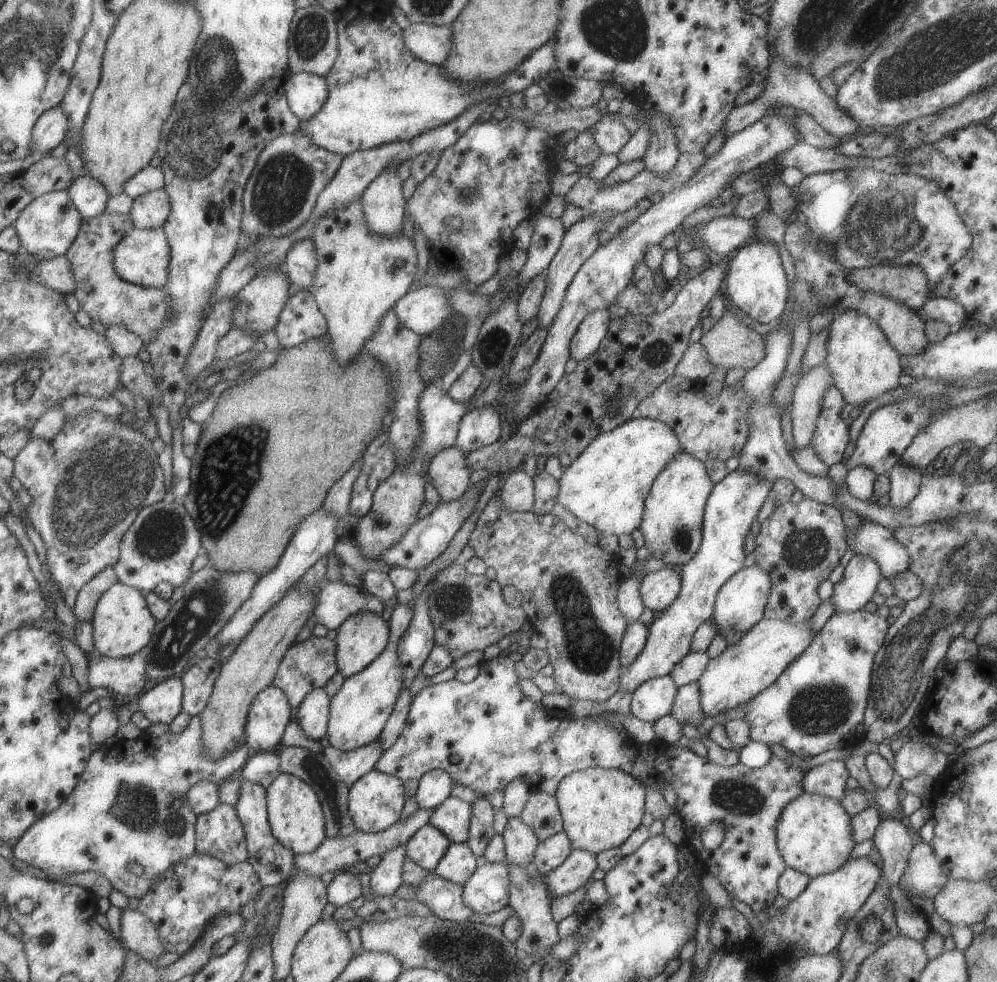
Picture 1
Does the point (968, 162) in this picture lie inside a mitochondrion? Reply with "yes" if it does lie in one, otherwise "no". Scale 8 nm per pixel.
no

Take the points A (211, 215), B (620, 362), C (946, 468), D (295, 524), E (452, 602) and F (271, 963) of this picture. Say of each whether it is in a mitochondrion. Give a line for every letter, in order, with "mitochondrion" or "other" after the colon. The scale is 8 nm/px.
A: other
B: other
C: other
D: other
E: mitochondrion
F: other

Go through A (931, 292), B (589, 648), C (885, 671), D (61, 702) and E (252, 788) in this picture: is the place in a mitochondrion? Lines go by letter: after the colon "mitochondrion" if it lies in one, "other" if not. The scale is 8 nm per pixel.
A: other
B: mitochondrion
C: mitochondrion
D: other
E: other

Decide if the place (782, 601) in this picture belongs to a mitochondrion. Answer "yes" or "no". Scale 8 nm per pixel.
no

